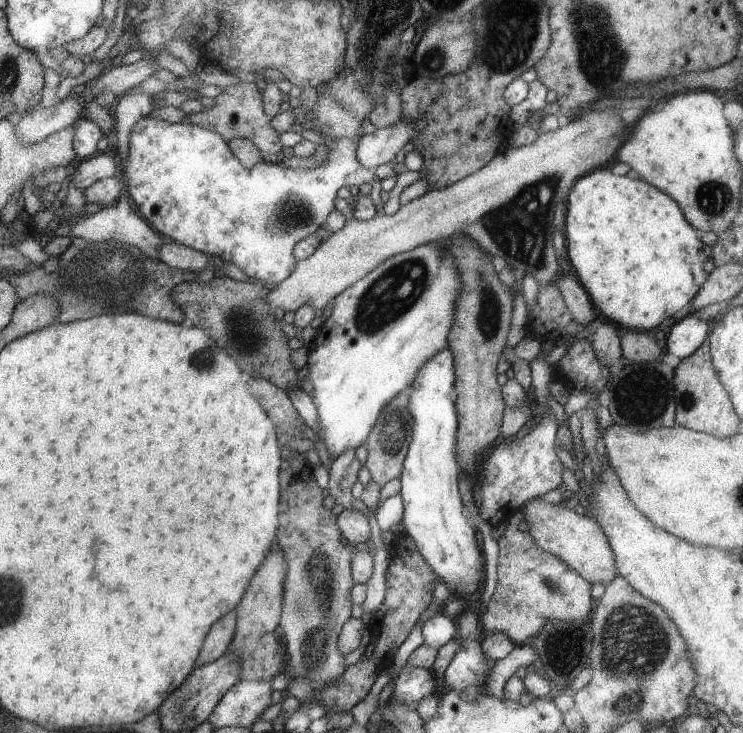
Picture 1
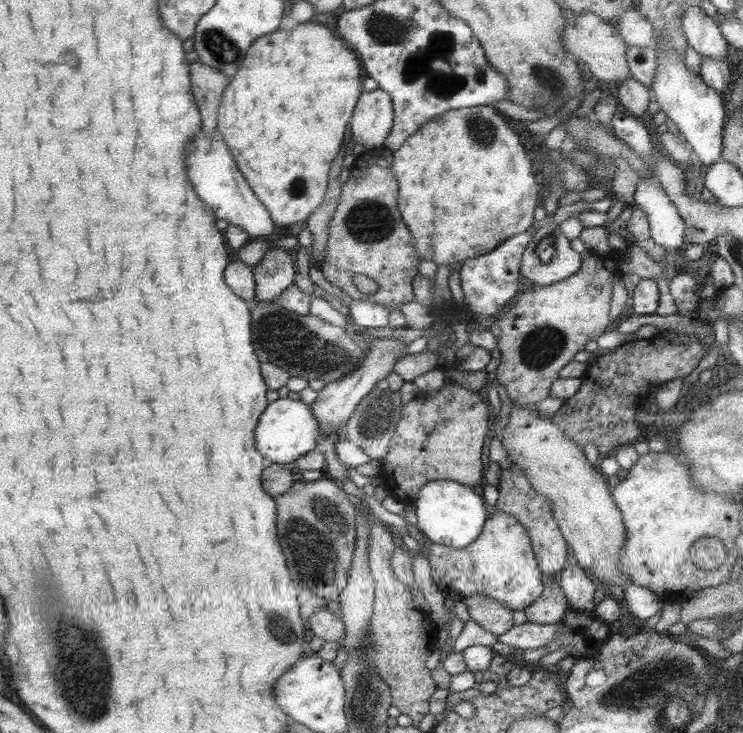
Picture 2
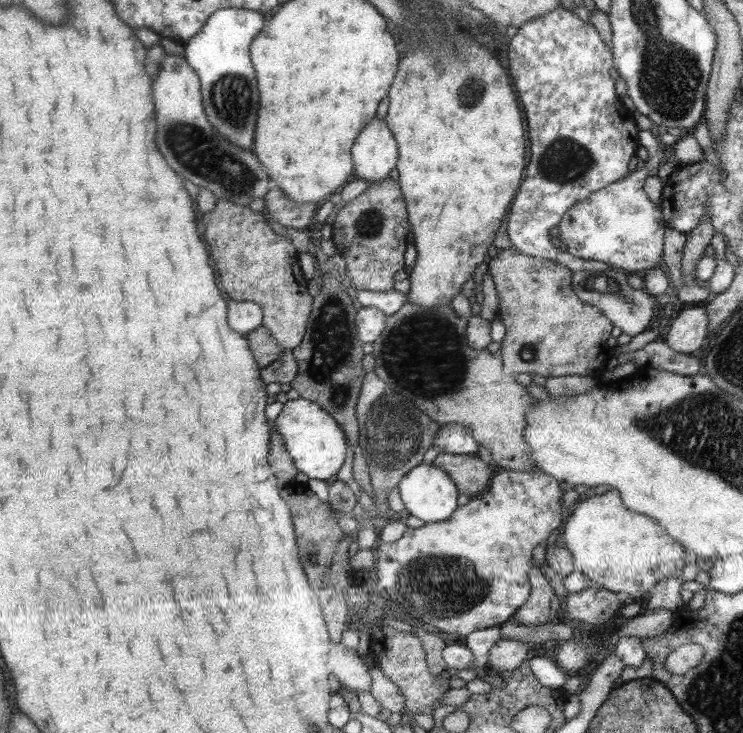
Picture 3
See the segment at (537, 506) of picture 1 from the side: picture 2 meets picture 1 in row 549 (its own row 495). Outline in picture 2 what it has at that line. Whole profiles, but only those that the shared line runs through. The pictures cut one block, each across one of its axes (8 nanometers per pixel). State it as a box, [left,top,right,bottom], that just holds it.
[501,405,631,589]

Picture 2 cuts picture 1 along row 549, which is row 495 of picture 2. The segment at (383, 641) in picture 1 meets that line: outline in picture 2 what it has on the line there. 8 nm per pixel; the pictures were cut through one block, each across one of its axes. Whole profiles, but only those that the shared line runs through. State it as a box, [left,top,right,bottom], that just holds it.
[378,382,490,503]

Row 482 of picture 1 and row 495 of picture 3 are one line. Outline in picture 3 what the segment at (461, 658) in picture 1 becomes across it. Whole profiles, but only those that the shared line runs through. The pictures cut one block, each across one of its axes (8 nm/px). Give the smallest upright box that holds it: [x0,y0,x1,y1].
[398,464,458,524]

